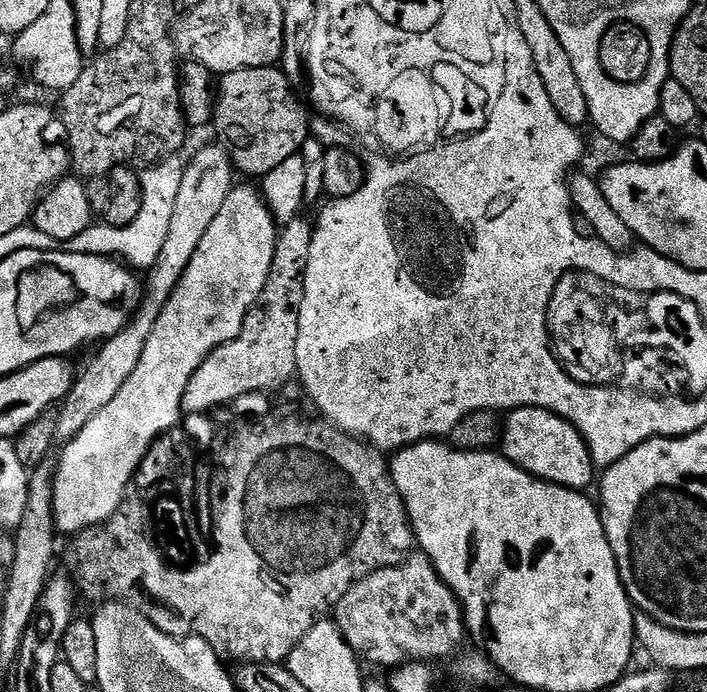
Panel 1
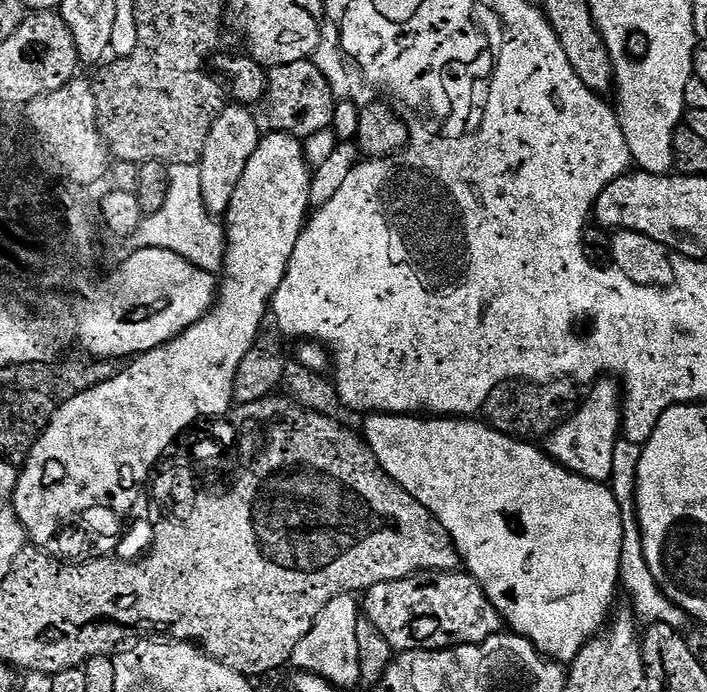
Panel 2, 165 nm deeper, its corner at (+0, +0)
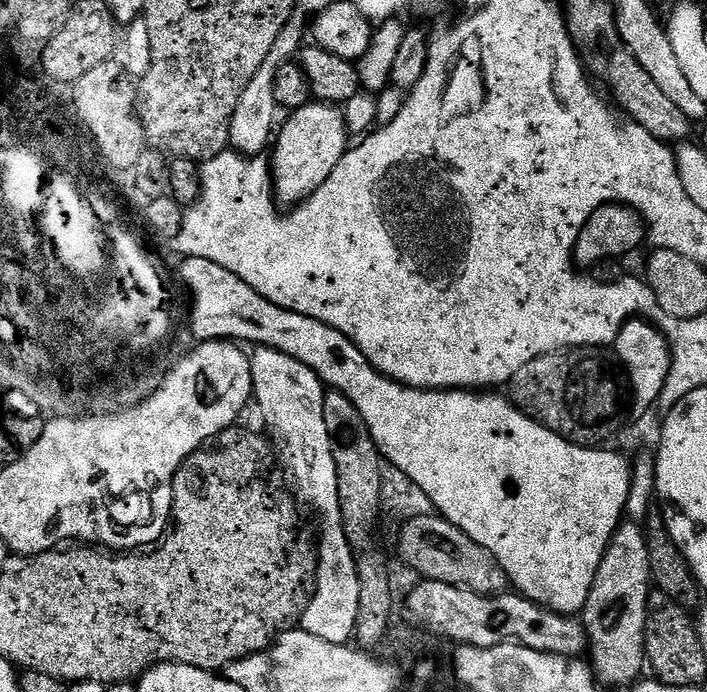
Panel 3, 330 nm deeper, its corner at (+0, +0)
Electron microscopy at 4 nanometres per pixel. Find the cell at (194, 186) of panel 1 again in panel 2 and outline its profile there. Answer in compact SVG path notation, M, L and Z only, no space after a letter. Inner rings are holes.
M235 102L224 107L214 126L210 126L210 138L206 138L206 150L198 165L202 178L202 198L209 213L227 213L230 198L234 198L234 190L246 170L246 162L250 162L250 154L258 150L261 135L253 109Z

